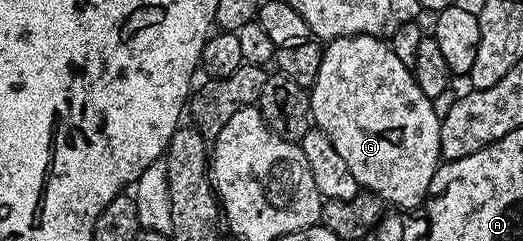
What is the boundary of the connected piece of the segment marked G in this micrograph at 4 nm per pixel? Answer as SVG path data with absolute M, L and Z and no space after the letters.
M357 34L356 36L344 36L343 38L332 38L325 43L320 60L320 73L316 76L316 84L309 90L310 96L310 116L313 125L317 129L323 130L332 140L332 146L336 152L340 152L340 157L344 159L344 164L348 164L348 172L356 176L359 187L363 191L369 192L381 198L383 203L399 210L418 210L425 203L426 196L430 192L432 176L438 170L442 153L440 152L440 124L442 119L439 118L433 101L420 92L420 84L416 84L411 67L392 52L389 41L373 38L367 34Z

